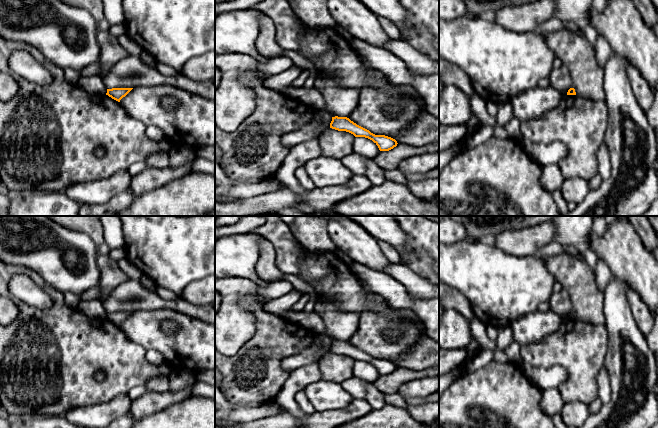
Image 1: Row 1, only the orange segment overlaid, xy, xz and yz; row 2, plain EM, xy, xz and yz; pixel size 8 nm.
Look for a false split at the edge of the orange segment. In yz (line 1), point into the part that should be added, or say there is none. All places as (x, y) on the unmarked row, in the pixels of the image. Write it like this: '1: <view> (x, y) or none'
1: none

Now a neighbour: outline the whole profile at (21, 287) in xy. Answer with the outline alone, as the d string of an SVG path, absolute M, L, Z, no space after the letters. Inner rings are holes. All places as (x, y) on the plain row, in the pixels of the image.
M14 275L10 280L9 290L14 298L37 308L52 306L52 298L26 275Z

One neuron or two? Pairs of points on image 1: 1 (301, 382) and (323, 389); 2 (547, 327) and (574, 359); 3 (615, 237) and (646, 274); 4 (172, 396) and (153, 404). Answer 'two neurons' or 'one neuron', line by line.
1: two neurons
2: two neurons
3: one neuron
4: one neuron

